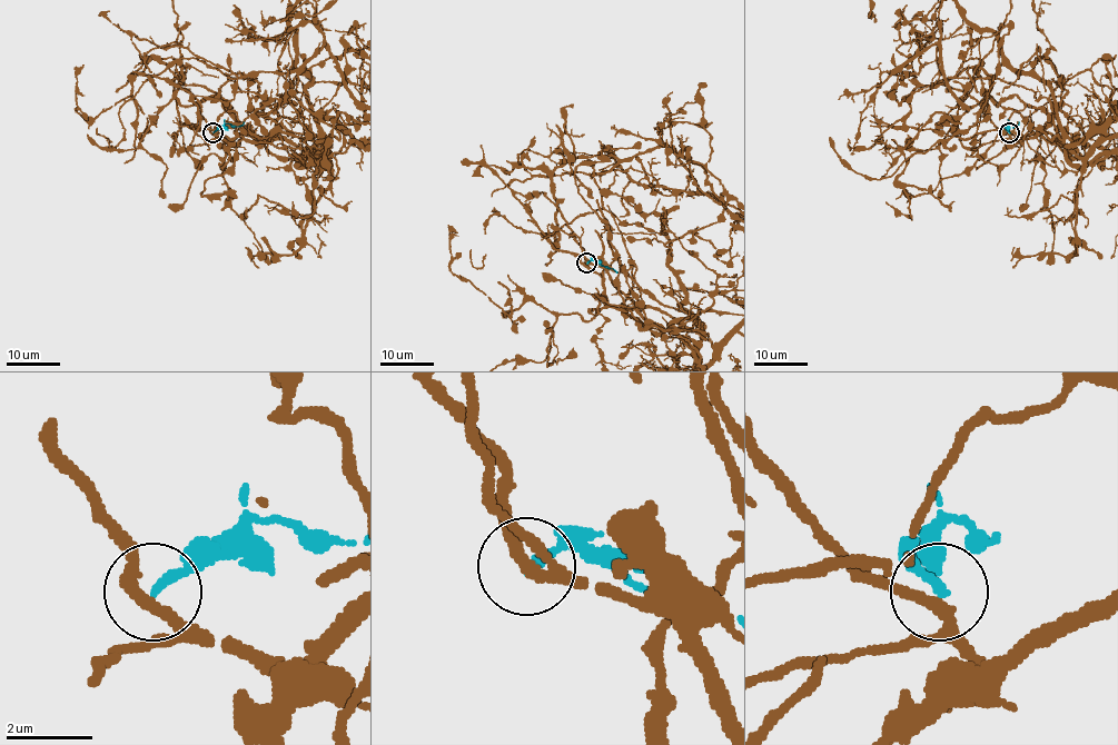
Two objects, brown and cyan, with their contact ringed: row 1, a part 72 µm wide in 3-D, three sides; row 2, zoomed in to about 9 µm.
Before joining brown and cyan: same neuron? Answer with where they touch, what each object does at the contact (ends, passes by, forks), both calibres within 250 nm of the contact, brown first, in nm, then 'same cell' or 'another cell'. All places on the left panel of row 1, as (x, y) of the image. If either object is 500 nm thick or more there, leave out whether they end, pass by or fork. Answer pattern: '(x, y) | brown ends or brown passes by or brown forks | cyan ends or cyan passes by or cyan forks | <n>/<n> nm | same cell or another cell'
(213, 132) | brown passes by | cyan ends | 260/240 nm | another cell

